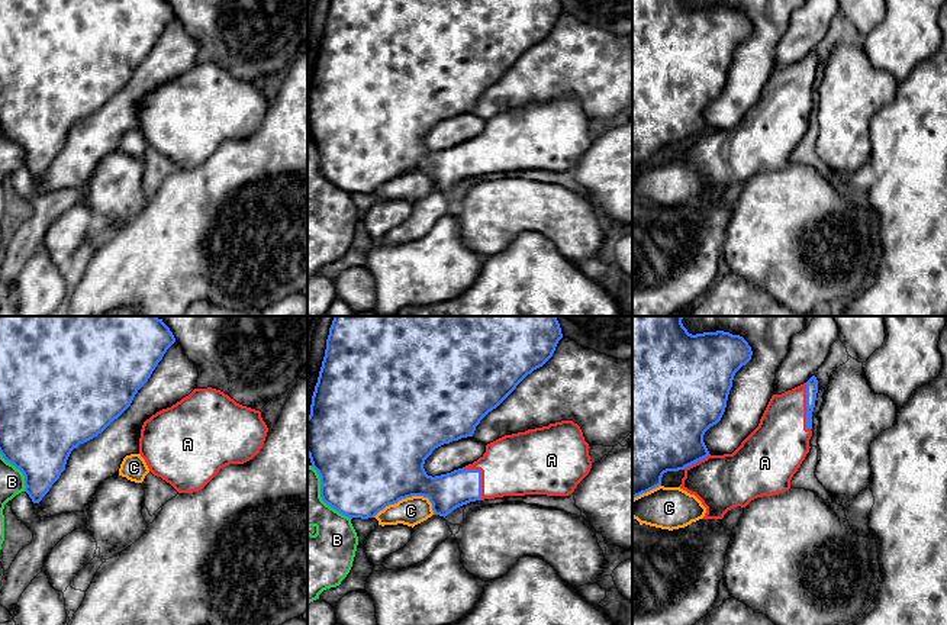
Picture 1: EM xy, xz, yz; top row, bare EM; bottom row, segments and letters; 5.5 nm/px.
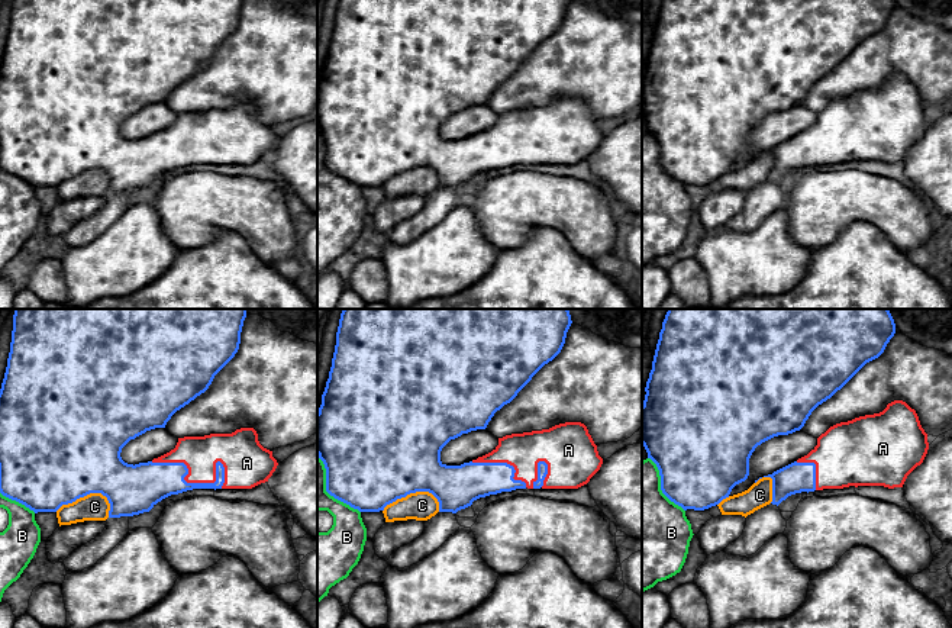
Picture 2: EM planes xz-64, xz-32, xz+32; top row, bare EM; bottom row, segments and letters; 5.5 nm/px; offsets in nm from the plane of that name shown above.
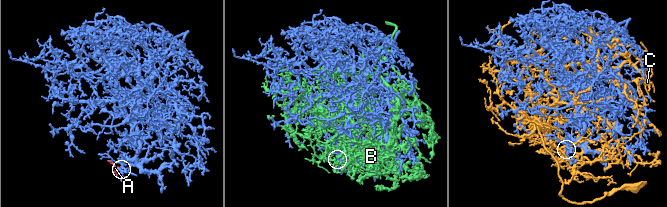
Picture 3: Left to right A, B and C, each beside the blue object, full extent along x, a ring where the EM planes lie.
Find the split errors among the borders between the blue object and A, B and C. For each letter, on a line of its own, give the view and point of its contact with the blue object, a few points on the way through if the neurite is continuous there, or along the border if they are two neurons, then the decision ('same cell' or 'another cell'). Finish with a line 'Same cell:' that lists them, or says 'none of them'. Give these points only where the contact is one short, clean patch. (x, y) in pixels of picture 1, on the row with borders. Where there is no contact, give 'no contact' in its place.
A: contact yz (807, 406); same cell
B: contact xy (19, 469); another cell
C: contact xz (406, 496); another cell
Same cell: A

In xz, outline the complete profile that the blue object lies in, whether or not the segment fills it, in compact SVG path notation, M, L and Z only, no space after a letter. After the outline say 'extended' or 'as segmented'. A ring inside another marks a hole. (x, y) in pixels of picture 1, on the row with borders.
M334 316L326 339L325 357L312 396L310 415L307 416L307 455L312 467L321 477L322 500L351 519L368 519L402 499L423 496L432 503L434 515L445 518L454 509L476 500L525 494L571 494L592 468L590 447L584 441L580 426L573 421L561 421L548 426L505 435L487 444L486 452L477 461L447 474L432 477L423 468L425 460L435 448L473 436L480 421L496 409L528 374L542 367L553 357L561 338L561 328L555 316Z | extended

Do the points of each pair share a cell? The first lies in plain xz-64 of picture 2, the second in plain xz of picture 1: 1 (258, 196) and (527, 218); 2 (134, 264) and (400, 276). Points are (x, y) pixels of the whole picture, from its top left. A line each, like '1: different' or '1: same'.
1: same
2: same

